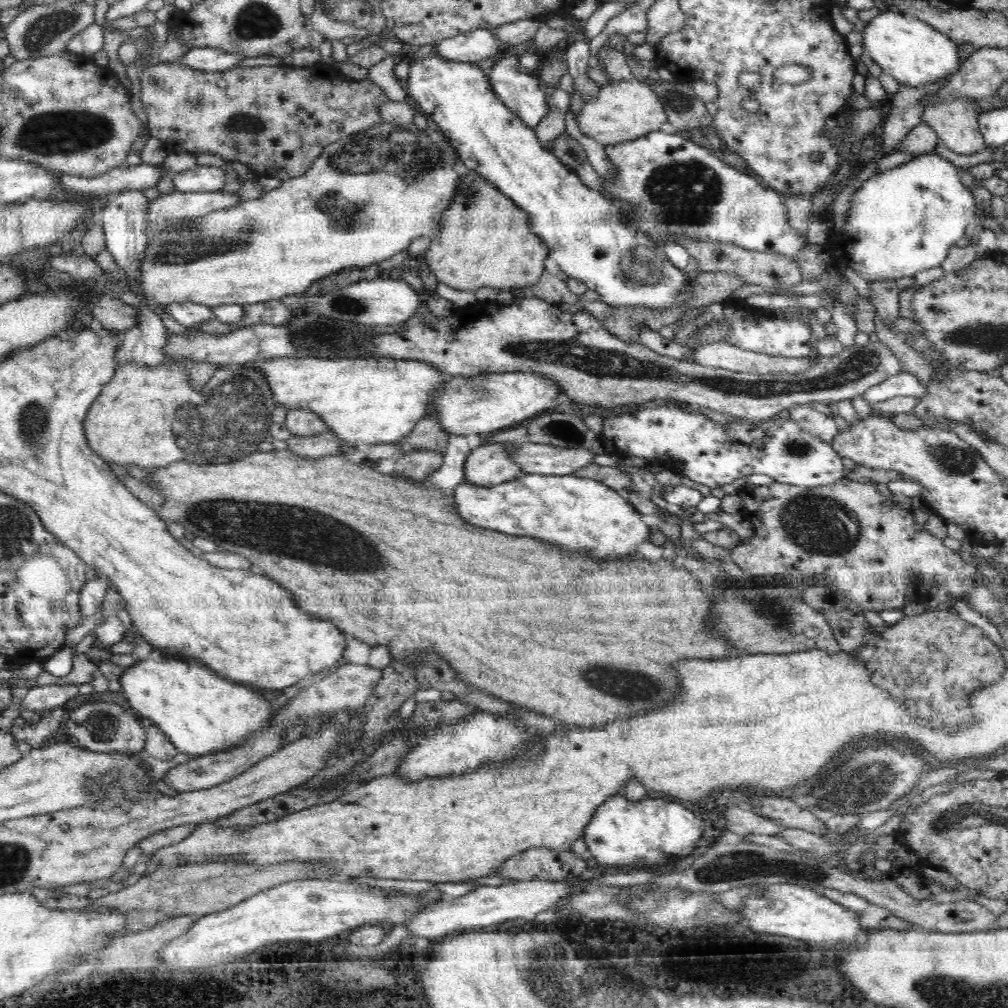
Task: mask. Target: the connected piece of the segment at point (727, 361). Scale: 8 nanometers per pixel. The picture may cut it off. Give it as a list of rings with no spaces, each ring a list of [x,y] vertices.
[[[726,342],[714,344],[701,344],[696,347],[696,352],[685,359],[688,363],[700,366],[725,369],[736,373],[749,374],[800,374],[812,370],[814,366],[809,360],[786,360],[784,357],[767,357],[759,353],[741,350]]]

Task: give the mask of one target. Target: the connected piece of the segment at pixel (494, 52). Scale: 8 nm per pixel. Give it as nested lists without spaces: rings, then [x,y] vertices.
[[[476,29],[439,41],[432,54],[454,61],[476,62],[496,58],[505,47],[491,29]]]

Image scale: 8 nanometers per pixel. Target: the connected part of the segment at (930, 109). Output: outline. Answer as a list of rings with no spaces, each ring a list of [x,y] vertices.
[[[970,98],[932,102],[930,106],[924,107],[921,119],[922,123],[933,128],[938,134],[940,141],[942,140],[952,152],[963,154],[964,156],[972,156],[972,154],[984,150],[987,146],[978,124],[978,107],[978,103]]]

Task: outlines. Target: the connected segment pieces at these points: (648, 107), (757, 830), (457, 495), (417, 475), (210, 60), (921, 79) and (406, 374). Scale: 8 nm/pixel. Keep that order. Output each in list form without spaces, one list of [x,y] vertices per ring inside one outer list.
[[[633,78],[602,85],[594,98],[582,103],[576,122],[584,135],[590,136],[600,145],[616,145],[658,132],[660,126],[668,122],[668,117],[654,89],[648,83]]]
[[[745,802],[736,806],[727,806],[724,817],[728,831],[739,834],[743,838],[751,834],[776,837],[785,830],[784,826],[780,828],[776,822],[756,814]]]
[[[526,473],[510,482],[496,484],[495,487],[477,486],[474,483],[465,483],[464,480],[455,487],[452,508],[464,522],[476,527],[518,536],[538,537],[549,543],[560,542],[560,546],[566,551],[588,552],[600,560],[641,556],[637,553],[637,544],[643,540],[650,541],[650,527],[640,519],[641,513],[629,501],[596,480],[576,475]]]
[[[431,450],[406,451],[396,457],[393,476],[422,484],[442,467],[443,456],[441,452]]]
[[[189,49],[177,60],[182,66],[202,72],[220,72],[238,67],[244,57],[223,52],[220,49]]]
[[[881,7],[881,12],[866,22],[862,36],[866,54],[900,85],[922,89],[938,81],[947,81],[964,64],[960,46],[953,39],[916,17],[890,8]]]
[[[302,357],[270,358],[254,362],[254,371],[264,378],[272,398],[284,410],[308,409],[315,412],[328,426],[331,436],[336,436],[346,447],[358,444],[388,444],[408,436],[418,420],[426,418],[426,402],[435,394],[434,387],[446,382],[446,374],[420,362],[400,359],[318,359]]]

